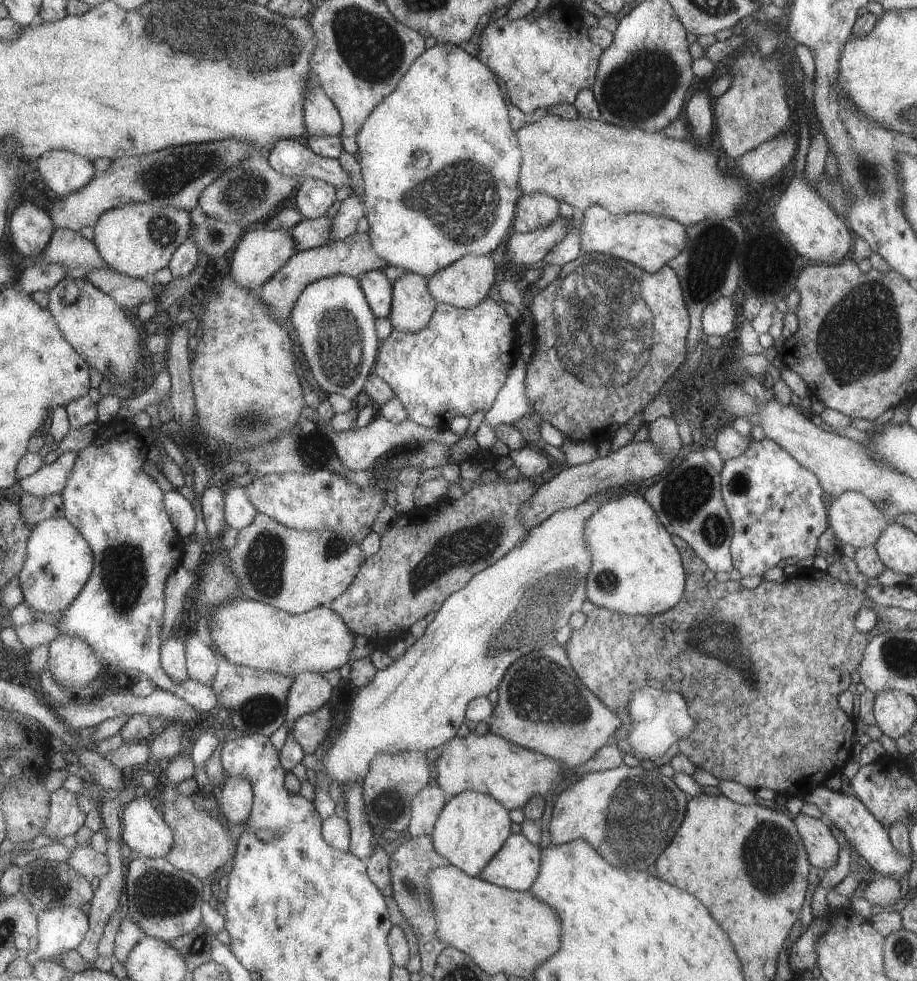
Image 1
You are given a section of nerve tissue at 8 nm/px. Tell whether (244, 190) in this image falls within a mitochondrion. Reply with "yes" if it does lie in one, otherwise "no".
yes

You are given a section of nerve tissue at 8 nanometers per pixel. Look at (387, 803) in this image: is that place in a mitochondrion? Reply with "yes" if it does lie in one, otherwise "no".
yes

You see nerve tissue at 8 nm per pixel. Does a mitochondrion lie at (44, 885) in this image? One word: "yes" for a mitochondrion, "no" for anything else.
yes

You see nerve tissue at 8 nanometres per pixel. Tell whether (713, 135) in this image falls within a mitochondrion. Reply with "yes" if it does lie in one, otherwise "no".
no

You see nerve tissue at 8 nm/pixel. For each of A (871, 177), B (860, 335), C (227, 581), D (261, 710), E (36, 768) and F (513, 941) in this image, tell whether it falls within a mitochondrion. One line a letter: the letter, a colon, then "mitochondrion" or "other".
A: mitochondrion
B: mitochondrion
C: mitochondrion
D: mitochondrion
E: other
F: other

